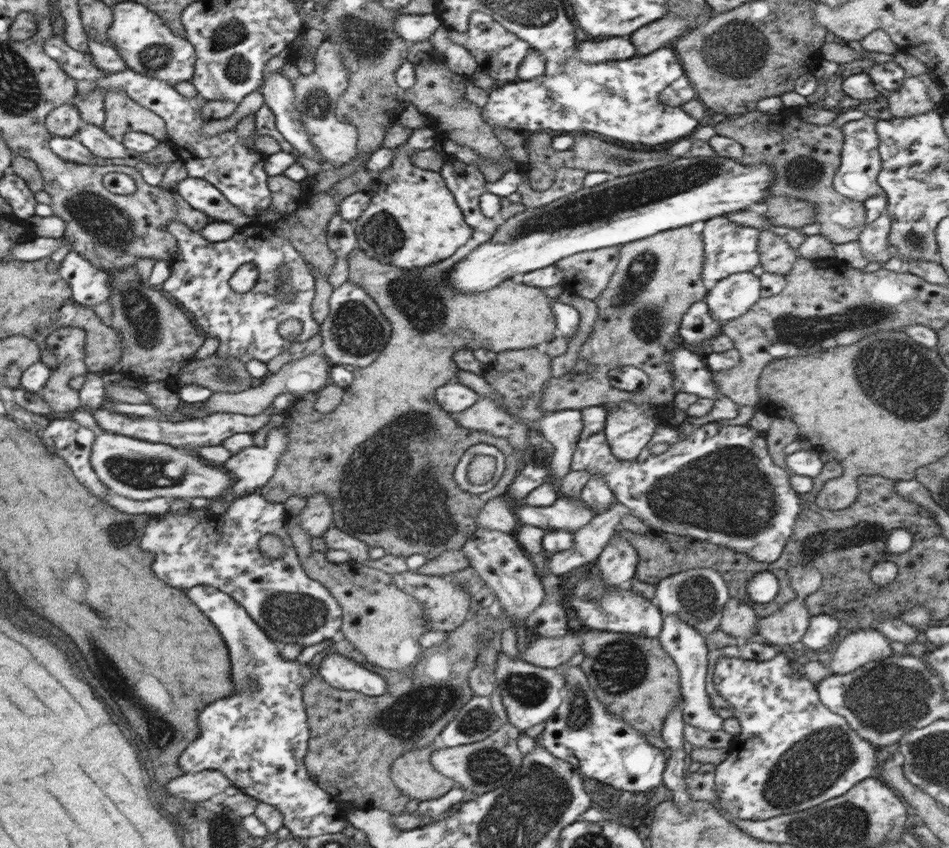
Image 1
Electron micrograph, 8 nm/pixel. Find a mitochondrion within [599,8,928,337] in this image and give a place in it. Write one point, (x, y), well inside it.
(737, 49)

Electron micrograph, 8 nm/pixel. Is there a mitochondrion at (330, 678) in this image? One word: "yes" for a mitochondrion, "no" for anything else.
no

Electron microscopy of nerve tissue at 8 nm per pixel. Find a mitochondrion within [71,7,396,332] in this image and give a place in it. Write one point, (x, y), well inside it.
(368, 44)

